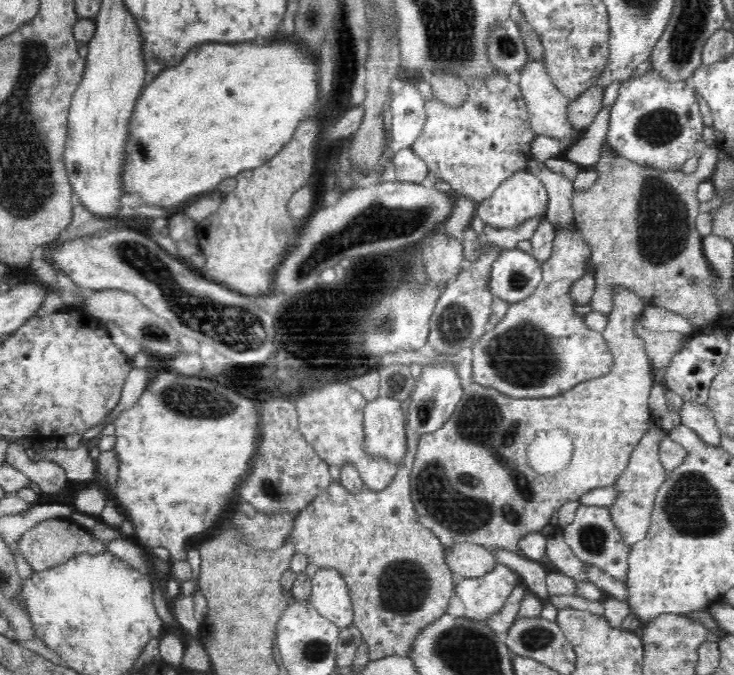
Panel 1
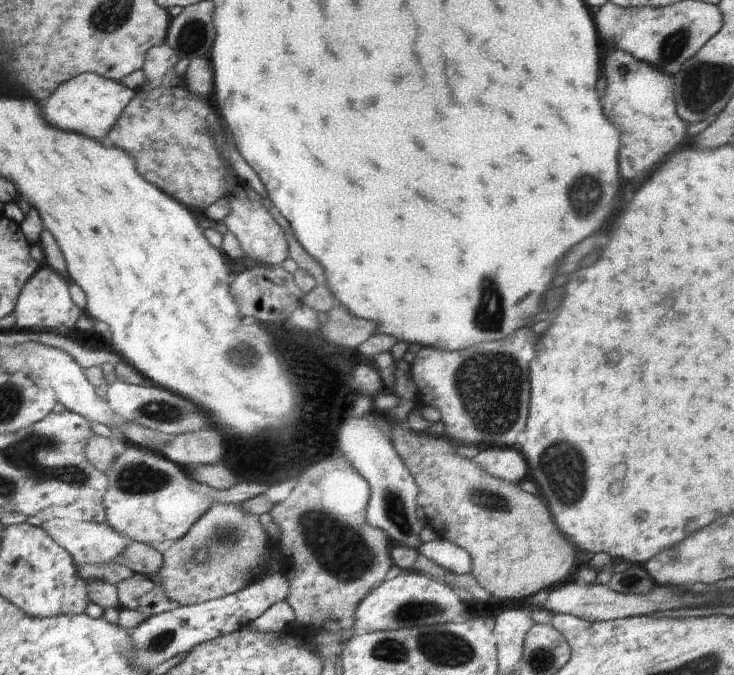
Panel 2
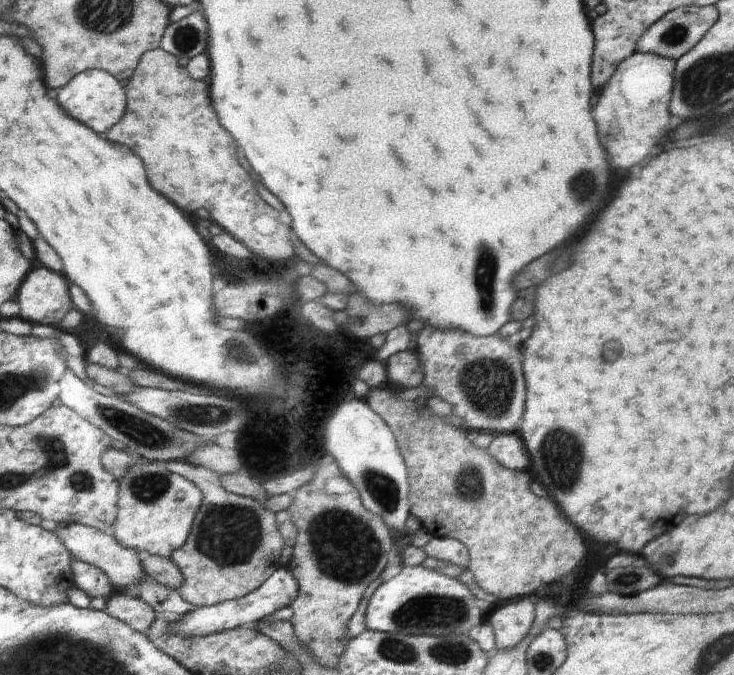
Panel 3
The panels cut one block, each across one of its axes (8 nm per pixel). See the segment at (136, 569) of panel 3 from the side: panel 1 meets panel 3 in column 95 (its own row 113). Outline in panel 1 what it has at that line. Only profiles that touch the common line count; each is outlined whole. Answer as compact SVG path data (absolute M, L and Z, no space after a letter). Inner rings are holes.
M529 60L519 71L520 85L524 102L527 106L529 121L537 135L554 137L570 144L573 136L576 138L582 133L569 125L567 108L571 100L564 96L552 83L545 64Z

